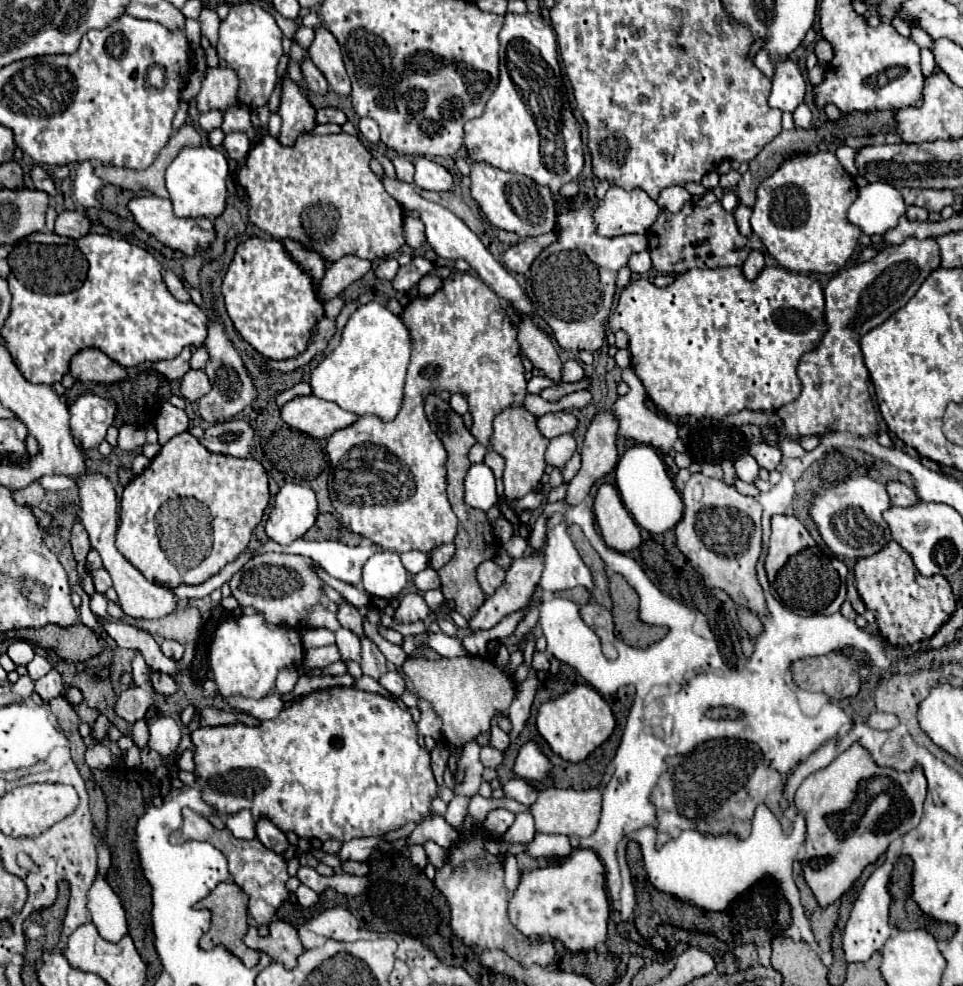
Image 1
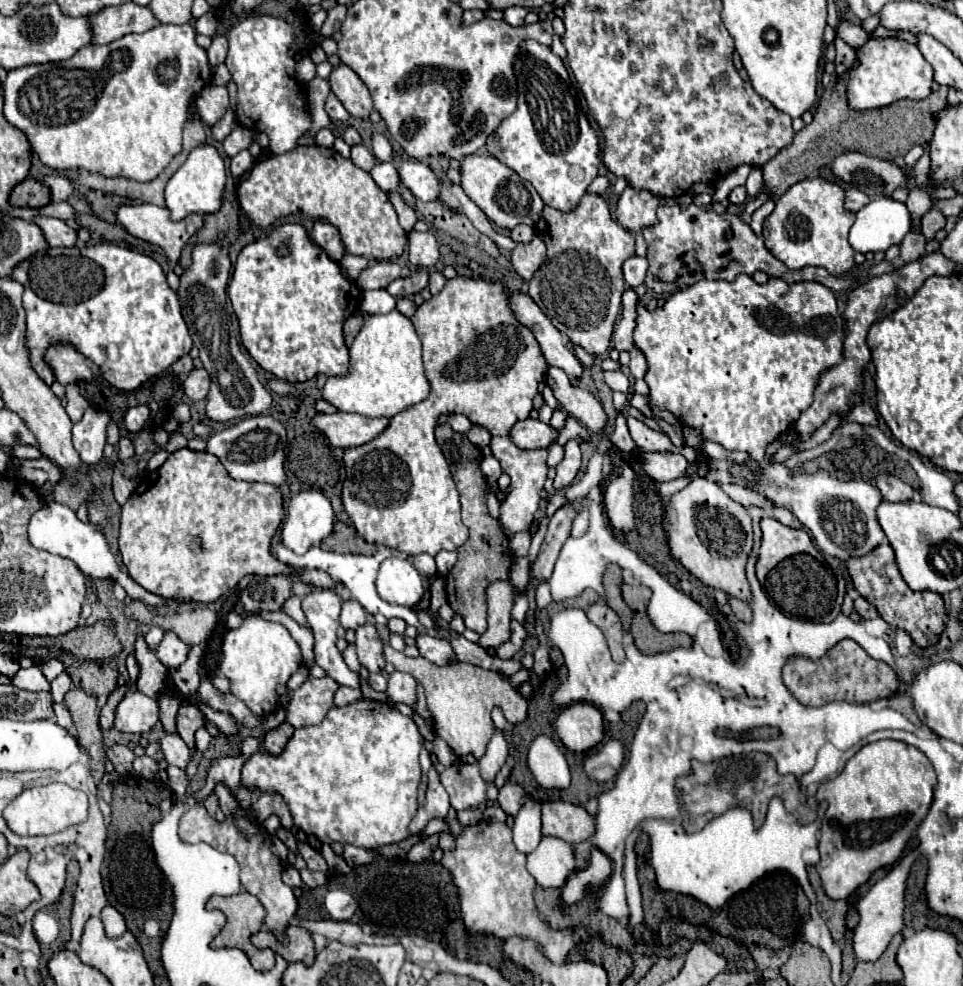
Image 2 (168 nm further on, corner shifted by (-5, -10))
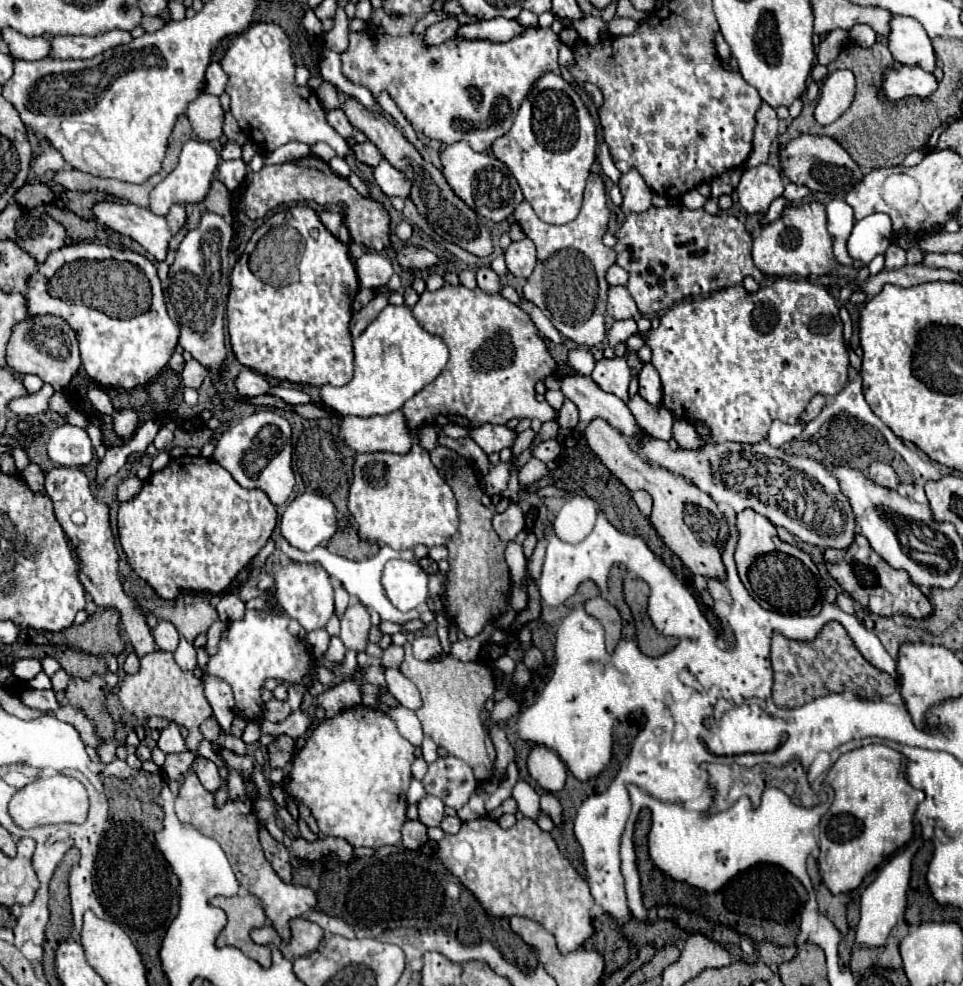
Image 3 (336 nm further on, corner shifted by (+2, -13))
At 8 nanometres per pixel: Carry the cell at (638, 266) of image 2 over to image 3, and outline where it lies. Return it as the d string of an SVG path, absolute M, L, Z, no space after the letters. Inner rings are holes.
M613 264L609 270L607 270L607 282L613 286L613 284L621 284L625 286L625 282L629 280L629 274L625 274L625 270L621 270L621 266Z

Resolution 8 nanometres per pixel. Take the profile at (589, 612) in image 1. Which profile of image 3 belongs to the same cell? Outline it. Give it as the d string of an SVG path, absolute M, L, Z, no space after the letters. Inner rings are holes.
M601 596L591 598L585 602L585 612L593 618L597 618L601 622L601 626L605 628L605 642L607 642L607 650L609 654L613 654L619 638L621 638L621 618L619 612Z

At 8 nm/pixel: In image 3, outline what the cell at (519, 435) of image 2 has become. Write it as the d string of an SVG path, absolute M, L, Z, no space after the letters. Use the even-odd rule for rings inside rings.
M483 424L479 428L469 430L469 436L477 440L479 448L485 454L501 452L503 448L513 448L513 442L517 438L517 432L507 426L495 426L495 424Z

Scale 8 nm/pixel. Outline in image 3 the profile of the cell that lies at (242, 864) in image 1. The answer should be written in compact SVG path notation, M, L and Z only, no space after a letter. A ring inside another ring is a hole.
M189 772L181 786L179 786L179 796L175 800L175 812L177 818L181 818L181 822L195 826L197 830L201 830L201 834L209 836L209 838L217 838L217 842L221 844L221 848L225 850L231 868L239 880L239 884L253 896L257 896L263 904L265 916L271 920L273 928L277 930L277 934L281 936L283 942L287 942L291 938L289 932L289 922L297 916L301 916L303 912L311 910L317 902L315 892L311 888L303 888L303 886L293 886L293 884L285 884L275 870L271 868L269 860L263 854L261 842L259 842L259 822L253 814L253 806L251 800L245 802L235 802L235 800L227 800L223 808L215 808L213 804L213 794L207 792L199 778L195 776L195 772Z

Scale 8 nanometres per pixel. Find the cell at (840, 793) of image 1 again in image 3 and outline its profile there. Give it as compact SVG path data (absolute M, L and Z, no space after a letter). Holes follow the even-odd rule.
M869 744L843 754L829 770L825 784L835 792L829 812L819 824L819 874L831 894L855 890L861 880L883 864L913 836L913 814L925 792L911 786L905 776L907 758L885 746Z

